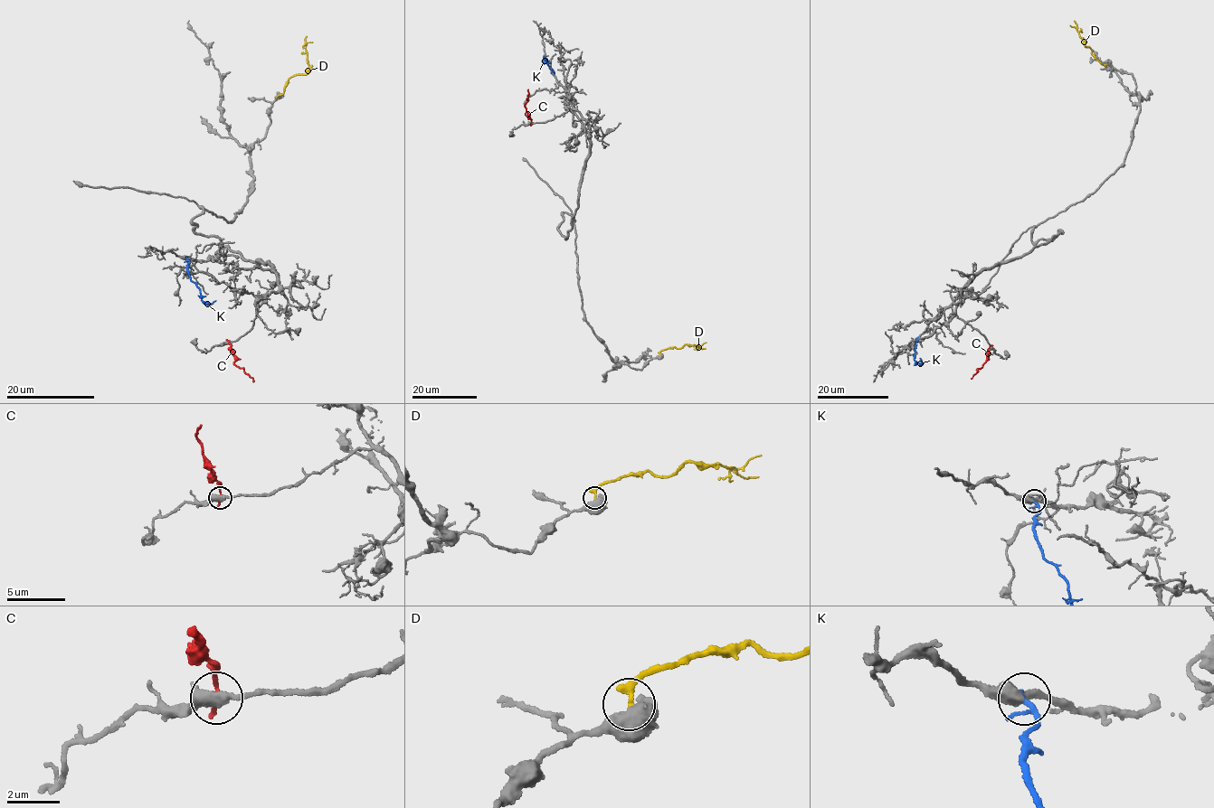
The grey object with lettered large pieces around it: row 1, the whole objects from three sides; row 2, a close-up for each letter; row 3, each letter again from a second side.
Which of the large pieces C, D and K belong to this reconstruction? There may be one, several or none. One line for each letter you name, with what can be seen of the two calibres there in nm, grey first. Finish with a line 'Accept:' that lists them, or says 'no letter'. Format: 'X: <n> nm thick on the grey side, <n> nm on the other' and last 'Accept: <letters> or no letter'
Accept: no letter

